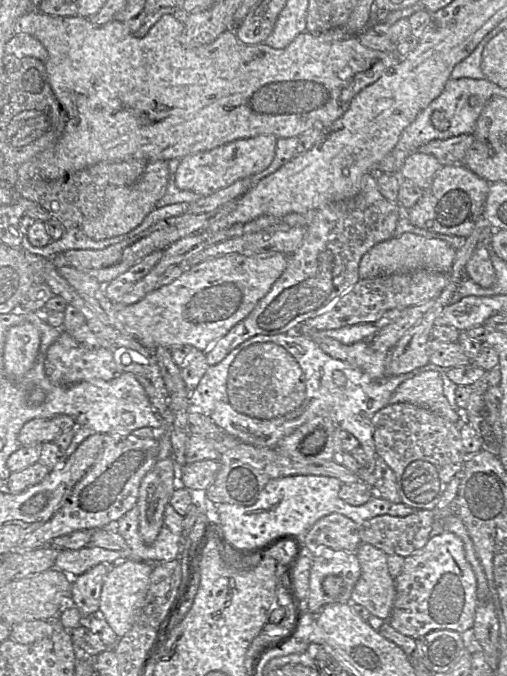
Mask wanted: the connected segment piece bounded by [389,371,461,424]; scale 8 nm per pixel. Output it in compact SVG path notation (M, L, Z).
M427 371L401 383L389 404L412 403L438 413L454 424L461 424L461 417L449 404L443 392L443 380L435 371Z

